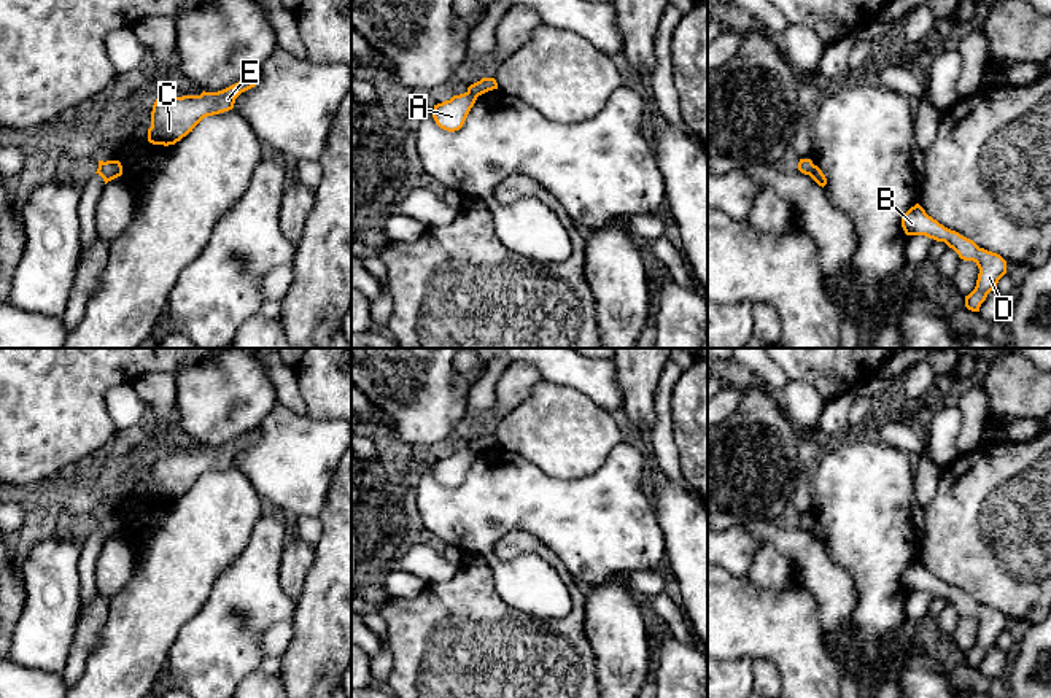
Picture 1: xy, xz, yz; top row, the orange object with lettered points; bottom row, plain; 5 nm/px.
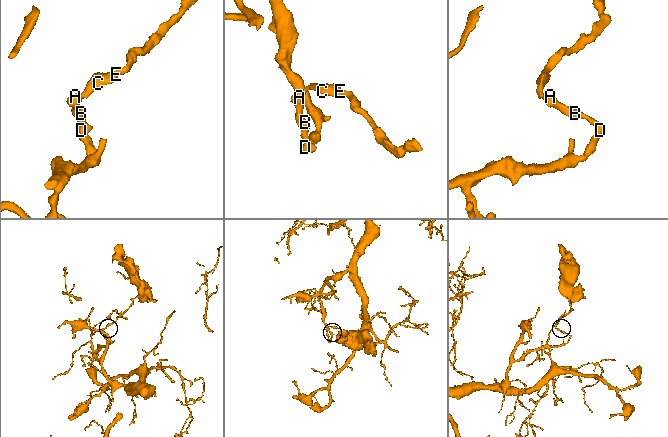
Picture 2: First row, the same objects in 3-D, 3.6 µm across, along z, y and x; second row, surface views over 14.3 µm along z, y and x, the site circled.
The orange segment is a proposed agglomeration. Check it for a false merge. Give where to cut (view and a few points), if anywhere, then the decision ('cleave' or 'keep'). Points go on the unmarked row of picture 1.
cut none; keep

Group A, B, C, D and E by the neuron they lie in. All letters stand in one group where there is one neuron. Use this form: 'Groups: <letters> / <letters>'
Groups: A B C D E

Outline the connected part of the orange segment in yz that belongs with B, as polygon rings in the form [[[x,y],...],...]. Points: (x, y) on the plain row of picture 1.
[[[919,560],[911,563],[902,572],[902,584],[906,591],[925,591],[937,598],[944,598],[960,615],[973,617],[978,622],[979,630],[976,642],[968,652],[965,652],[965,663],[971,668],[979,668],[987,650],[1006,630],[1006,617],[1000,611],[979,604],[973,596],[944,584],[929,572]]]

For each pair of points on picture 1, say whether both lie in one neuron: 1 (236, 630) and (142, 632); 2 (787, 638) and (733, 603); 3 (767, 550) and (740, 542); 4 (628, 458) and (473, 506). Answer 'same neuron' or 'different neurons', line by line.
1: different neurons
2: same neuron
3: different neurons
4: same neuron

